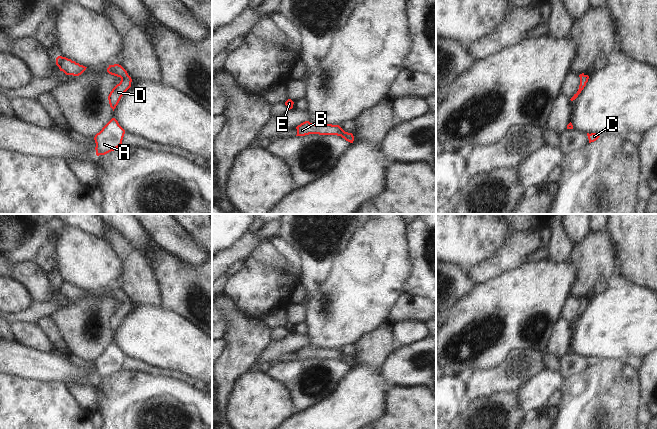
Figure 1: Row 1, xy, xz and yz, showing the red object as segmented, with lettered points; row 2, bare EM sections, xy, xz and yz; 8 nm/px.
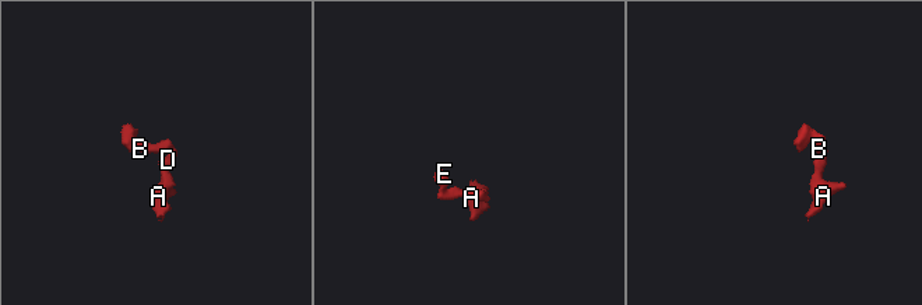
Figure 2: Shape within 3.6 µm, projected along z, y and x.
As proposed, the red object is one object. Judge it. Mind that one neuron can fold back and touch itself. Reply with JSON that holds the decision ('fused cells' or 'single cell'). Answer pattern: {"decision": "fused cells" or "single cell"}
{"decision": "single cell"}

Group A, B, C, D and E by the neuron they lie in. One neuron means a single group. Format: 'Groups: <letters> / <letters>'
Groups: A B C D E.

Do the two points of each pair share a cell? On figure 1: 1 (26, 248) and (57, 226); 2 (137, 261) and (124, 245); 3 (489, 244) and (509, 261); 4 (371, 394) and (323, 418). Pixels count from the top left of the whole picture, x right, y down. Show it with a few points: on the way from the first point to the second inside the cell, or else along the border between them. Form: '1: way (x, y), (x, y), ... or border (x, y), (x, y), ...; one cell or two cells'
1: way (34, 241), (49, 227); one cell
2: way (133, 257), (125, 249); one cell
3: border (513, 234), (488, 259), (482, 260), (477, 264); two cells
4: way (359, 399), (338, 418), (335, 418); one cell

